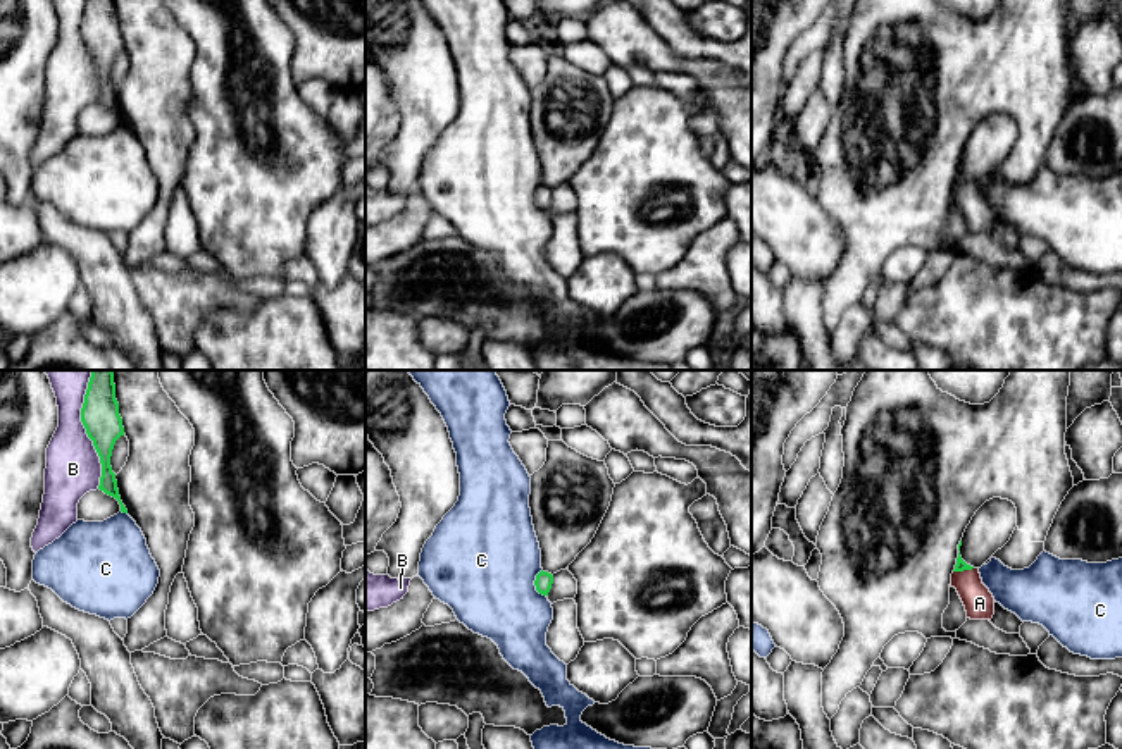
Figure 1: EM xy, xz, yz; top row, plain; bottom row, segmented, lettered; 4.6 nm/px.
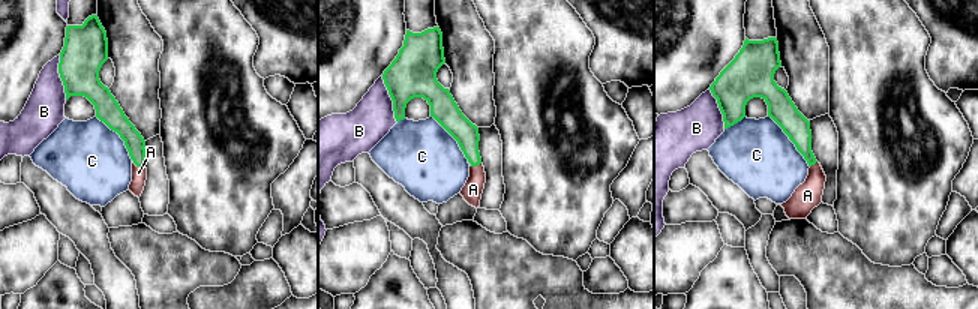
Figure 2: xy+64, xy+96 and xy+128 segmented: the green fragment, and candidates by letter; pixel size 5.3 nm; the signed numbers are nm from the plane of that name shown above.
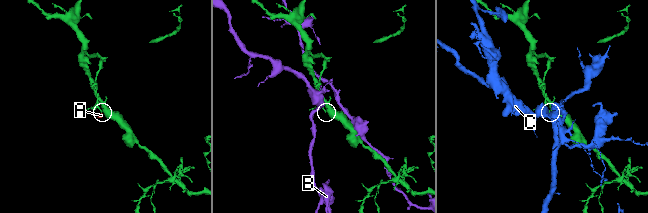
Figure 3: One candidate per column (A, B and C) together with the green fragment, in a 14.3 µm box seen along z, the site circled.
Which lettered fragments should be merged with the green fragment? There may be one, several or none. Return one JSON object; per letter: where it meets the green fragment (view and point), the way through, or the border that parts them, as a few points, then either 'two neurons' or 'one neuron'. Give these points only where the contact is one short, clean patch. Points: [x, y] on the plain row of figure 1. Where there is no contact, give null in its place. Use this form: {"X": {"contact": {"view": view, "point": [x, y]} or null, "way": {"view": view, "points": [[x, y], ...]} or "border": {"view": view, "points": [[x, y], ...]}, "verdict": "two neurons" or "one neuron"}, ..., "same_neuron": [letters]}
{"A": {"contact": {"view": "yz", "point": [962, 185]}, "way": {"view": "yz", "points": [[960, 179], [962, 185], [979, 217]]}, "verdict": "one neuron"}, "B": {"contact": {"view": "xy", "point": [88, 50]}, "verdict": "two neurons"}, "C": {"contact": {"view": "xz", "point": [535, 198]}, "verdict": "two neurons"}, "same_neuron": ["A"]}

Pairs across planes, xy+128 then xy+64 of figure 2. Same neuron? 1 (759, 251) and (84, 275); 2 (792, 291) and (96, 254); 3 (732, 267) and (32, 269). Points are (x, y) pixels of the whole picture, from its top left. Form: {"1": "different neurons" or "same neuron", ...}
{"1": "same neuron", "2": "same neuron", "3": "different neurons"}

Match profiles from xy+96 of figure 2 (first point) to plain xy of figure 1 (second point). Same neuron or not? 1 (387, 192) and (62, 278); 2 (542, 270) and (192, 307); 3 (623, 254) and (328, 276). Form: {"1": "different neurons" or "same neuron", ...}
{"1": "different neurons", "2": "same neuron", "3": "different neurons"}

